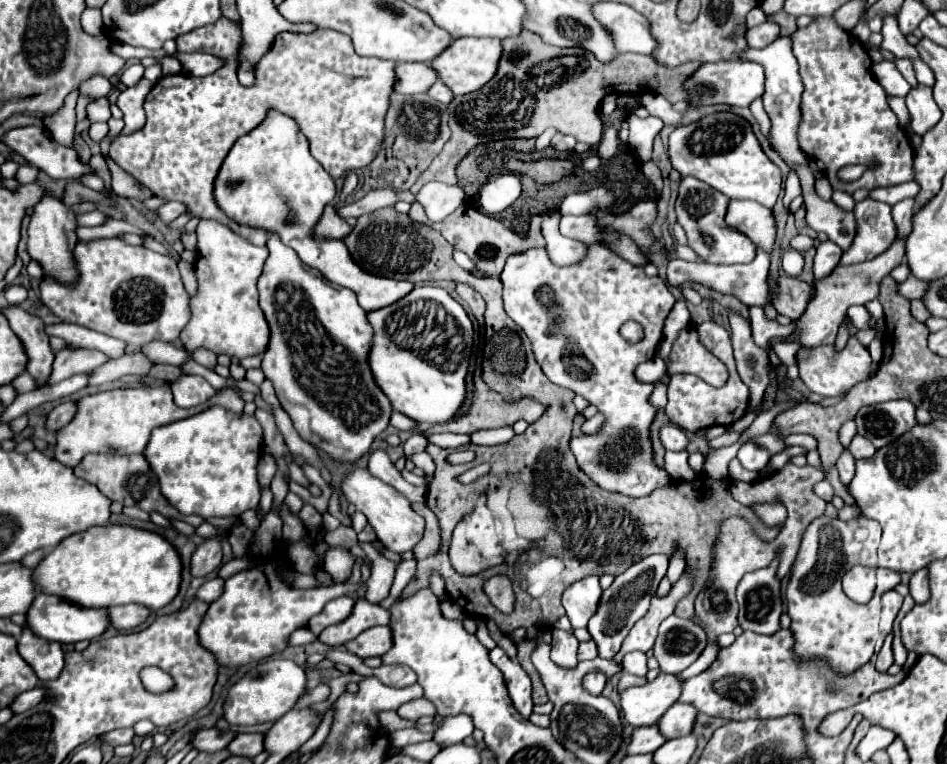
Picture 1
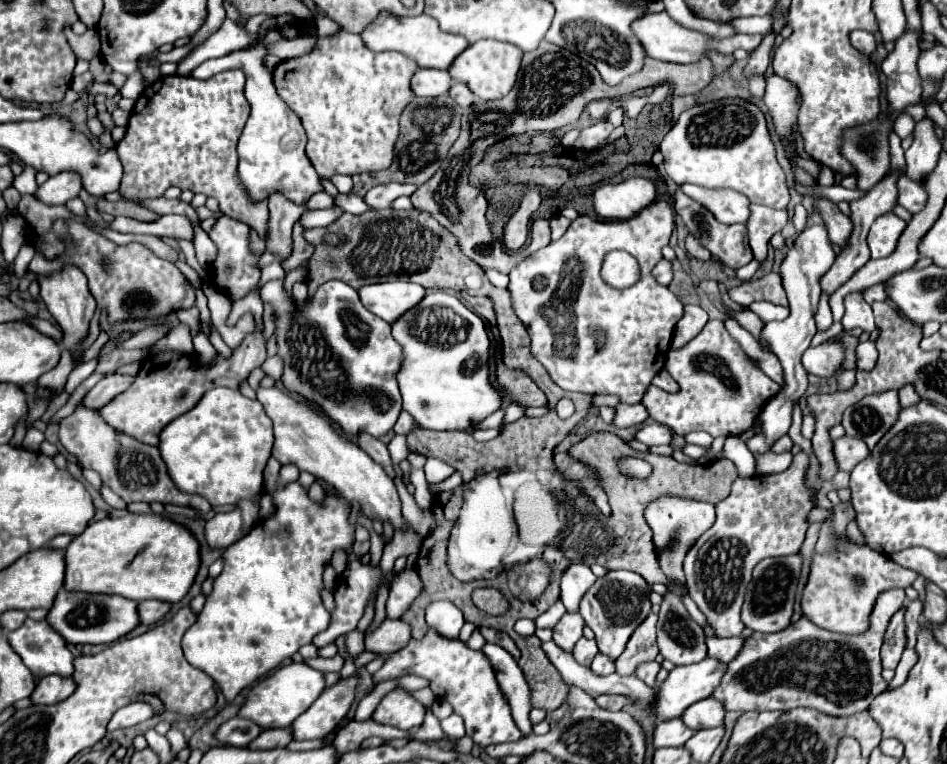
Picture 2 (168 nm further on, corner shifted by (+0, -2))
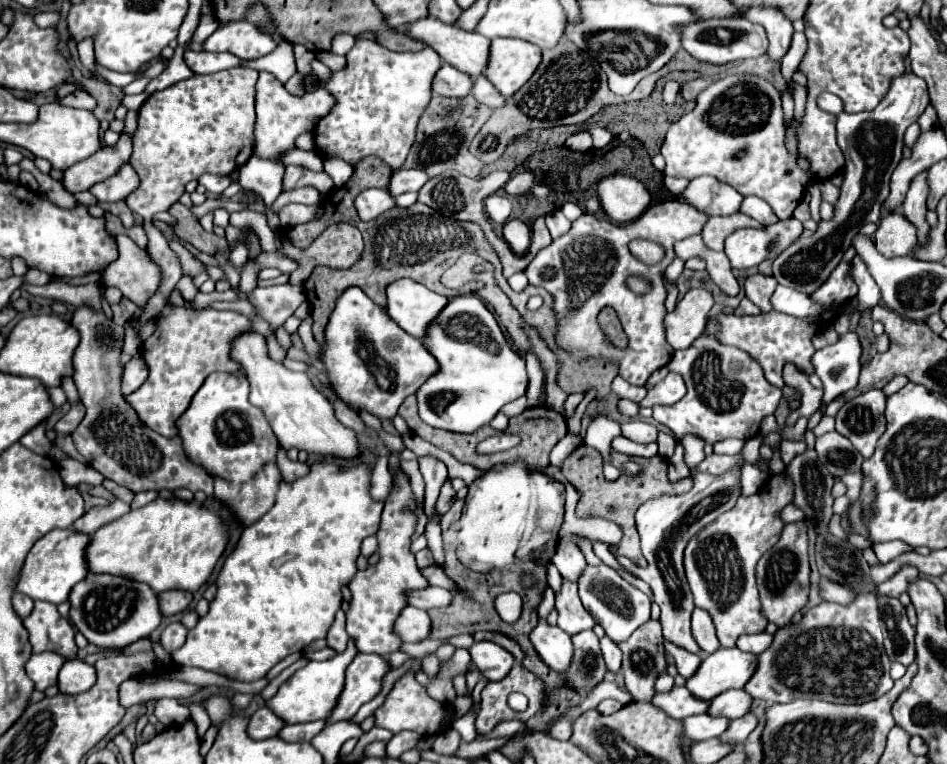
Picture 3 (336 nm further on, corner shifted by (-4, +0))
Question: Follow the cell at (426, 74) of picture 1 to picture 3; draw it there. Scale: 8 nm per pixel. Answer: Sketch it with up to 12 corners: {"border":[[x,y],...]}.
{"border":[[443,63],[433,79],[433,93],[465,97],[467,73]]}

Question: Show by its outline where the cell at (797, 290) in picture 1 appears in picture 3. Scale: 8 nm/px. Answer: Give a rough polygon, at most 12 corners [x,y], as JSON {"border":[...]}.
{"border":[[751,275],[743,291],[763,313],[771,311],[769,297],[777,287],[775,277]]}

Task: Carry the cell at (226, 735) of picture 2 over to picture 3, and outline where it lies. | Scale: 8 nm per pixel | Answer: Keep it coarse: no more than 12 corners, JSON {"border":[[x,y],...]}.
{"border":[[271,709],[251,715],[247,735],[275,737],[283,723]]}

